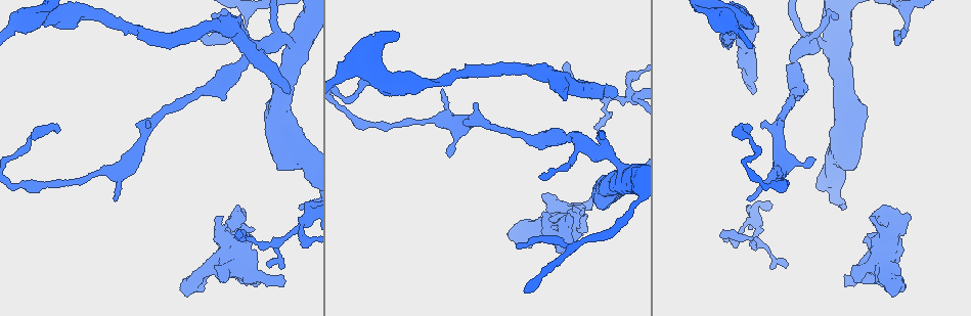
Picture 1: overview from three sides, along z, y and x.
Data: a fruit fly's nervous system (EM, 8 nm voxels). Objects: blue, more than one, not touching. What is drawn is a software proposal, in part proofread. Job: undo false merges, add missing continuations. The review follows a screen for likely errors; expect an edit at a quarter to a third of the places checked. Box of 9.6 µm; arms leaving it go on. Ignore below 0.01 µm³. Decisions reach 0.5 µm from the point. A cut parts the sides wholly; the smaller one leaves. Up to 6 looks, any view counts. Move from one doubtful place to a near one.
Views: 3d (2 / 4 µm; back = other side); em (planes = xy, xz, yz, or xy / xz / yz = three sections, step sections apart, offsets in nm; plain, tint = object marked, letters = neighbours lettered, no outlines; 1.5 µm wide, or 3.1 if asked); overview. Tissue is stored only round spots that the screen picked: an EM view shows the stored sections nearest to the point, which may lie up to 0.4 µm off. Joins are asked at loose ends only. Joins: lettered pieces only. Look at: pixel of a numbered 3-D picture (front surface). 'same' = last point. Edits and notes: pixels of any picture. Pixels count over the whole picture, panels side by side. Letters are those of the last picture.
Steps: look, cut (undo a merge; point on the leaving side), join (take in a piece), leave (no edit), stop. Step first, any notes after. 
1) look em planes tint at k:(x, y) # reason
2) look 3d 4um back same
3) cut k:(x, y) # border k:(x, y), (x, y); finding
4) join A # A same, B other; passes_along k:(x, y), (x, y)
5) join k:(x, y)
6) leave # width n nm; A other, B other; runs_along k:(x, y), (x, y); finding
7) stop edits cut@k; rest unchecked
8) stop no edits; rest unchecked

look 3d 2um at 1:(307, 218) # four arms meet

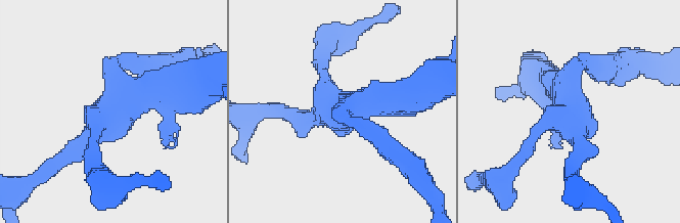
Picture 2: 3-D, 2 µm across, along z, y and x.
look em planes letters at 2:(107, 118) # arms 4

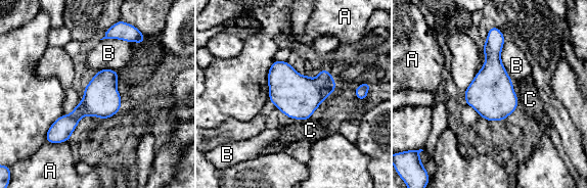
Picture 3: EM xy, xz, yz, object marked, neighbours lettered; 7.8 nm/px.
leave # A other, B other, C other; border 3:(308, 119), (303, 121); one neuron here

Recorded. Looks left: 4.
look 3d 2um at 1:(596, 128) # branch stops here

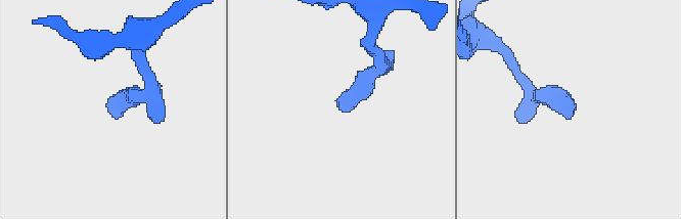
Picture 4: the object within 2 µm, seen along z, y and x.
look em planes tint at 4:(116, 106)

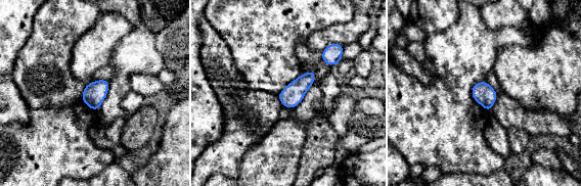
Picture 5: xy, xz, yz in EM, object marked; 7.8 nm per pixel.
look em planes letters same

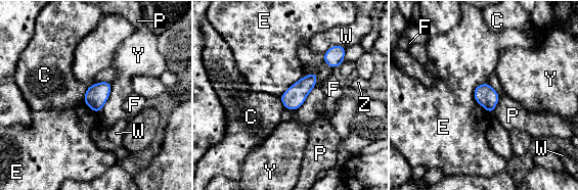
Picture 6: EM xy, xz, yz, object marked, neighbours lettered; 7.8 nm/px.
leave # C other, E other, F other, P other, W other, Y other, Z other; border 6:(485, 82), (474, 98), (490, 113); none of them fits

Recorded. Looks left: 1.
look em xy step 8 letters at 1:(287, 91) # free end

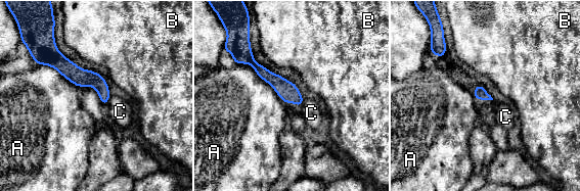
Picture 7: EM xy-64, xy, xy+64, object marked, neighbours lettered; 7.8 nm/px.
leave # A other, B other, C other; border 7:(38, 63), (54, 67), (77, 87); no lettered piece goes on from it

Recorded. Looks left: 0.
stop no edits; rest unchecked

